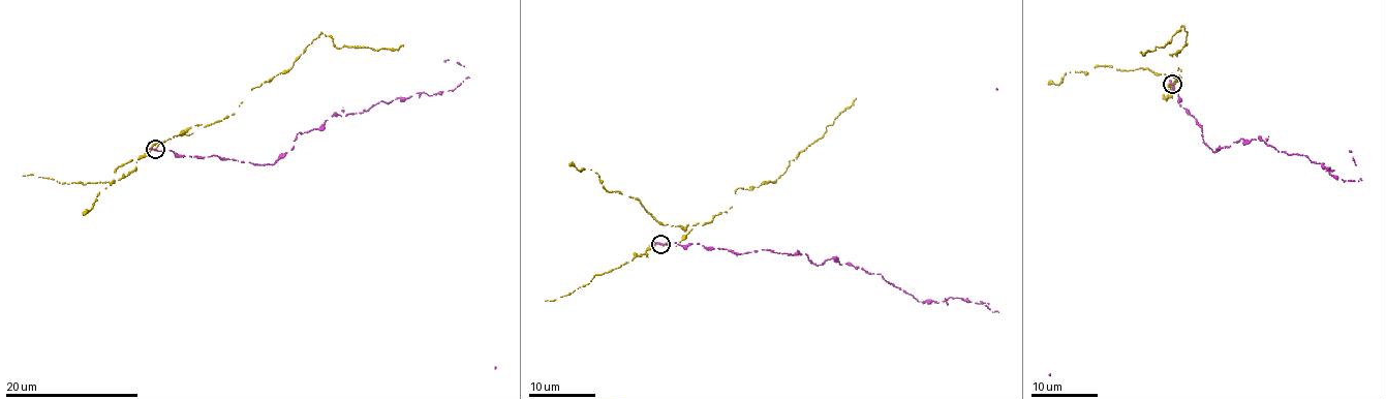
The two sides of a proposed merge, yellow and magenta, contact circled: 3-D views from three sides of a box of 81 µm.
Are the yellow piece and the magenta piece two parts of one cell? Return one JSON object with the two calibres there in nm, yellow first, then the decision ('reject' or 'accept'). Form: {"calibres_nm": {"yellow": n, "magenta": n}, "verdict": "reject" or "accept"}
{"calibres_nm": {"yellow": 180, "magenta": 320}, "verdict": "reject"}

